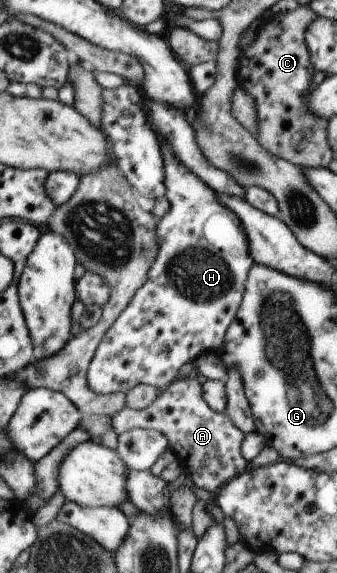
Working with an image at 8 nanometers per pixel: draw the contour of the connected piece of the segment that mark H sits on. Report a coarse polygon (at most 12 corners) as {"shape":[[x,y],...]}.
{"shape":[[162,136],[159,250],[88,363],[161,391],[218,354],[254,262]]}

